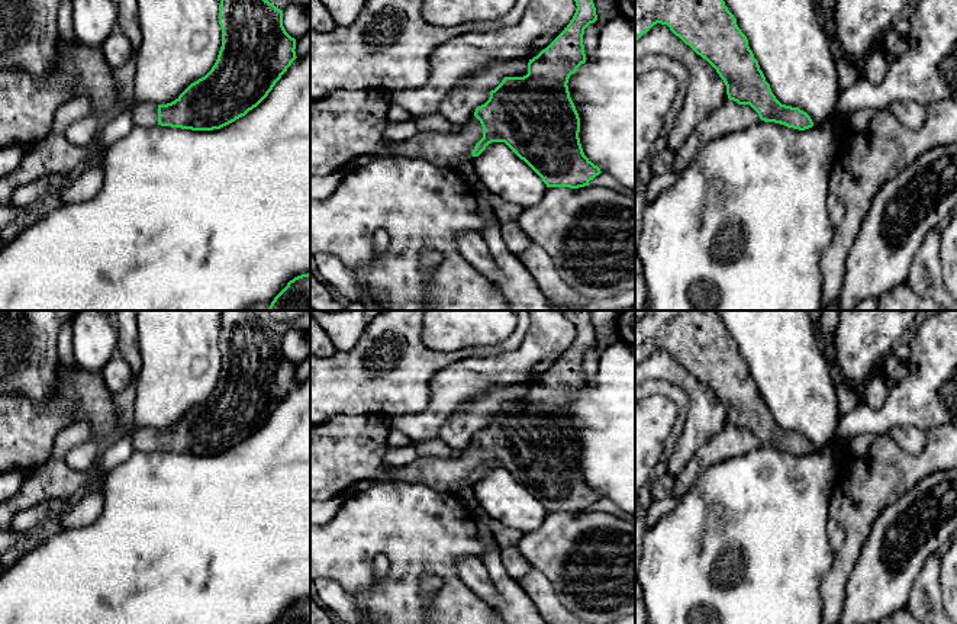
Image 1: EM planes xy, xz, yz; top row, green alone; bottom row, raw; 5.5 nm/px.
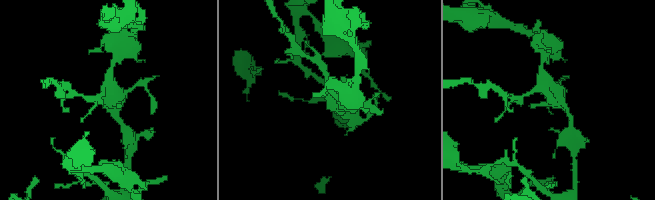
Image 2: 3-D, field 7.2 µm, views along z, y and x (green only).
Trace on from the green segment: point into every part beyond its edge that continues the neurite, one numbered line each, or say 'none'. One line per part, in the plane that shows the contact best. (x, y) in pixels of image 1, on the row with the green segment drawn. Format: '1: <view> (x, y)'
1: xz (348, 124)

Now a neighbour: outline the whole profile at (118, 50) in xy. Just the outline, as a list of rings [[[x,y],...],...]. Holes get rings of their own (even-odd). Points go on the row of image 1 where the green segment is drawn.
[[[115,29],[100,48],[112,70],[128,67],[133,54],[130,41],[119,29]]]

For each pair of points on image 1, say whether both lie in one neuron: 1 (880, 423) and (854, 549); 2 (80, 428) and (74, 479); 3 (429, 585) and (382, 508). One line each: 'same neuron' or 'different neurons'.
1: different neurons
2: same neuron
3: different neurons

